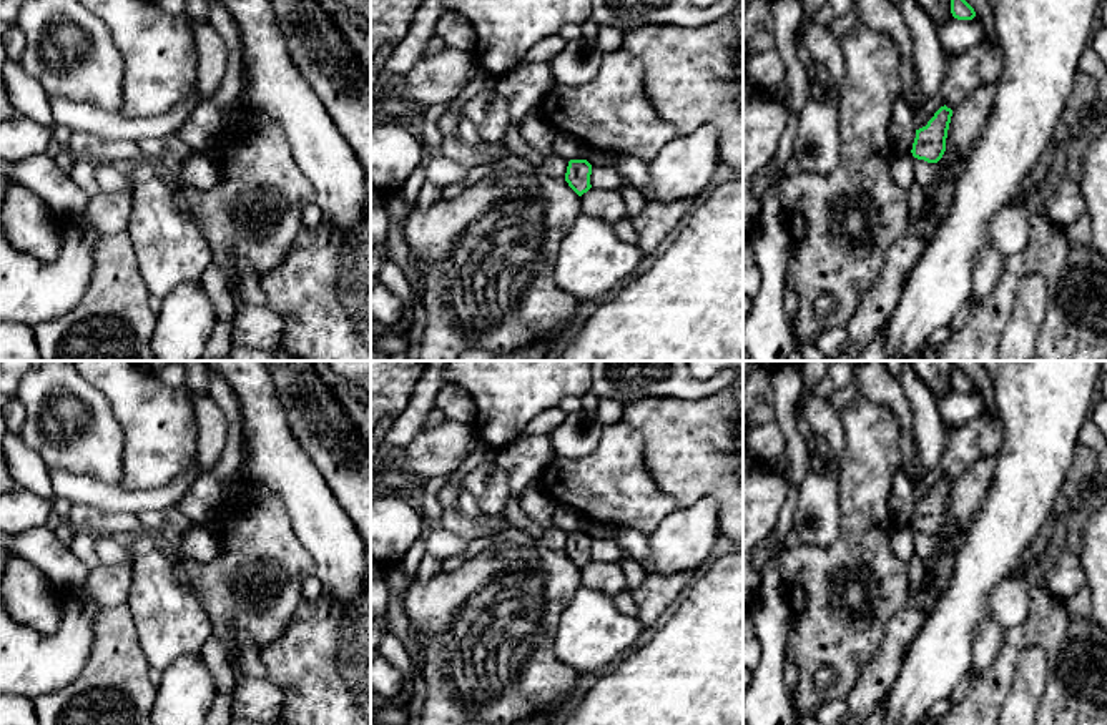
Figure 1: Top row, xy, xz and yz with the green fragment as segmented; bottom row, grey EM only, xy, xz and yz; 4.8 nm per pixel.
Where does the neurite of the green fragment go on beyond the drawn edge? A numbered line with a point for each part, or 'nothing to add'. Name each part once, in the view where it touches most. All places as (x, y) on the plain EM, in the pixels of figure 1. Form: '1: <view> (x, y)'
nothing to add

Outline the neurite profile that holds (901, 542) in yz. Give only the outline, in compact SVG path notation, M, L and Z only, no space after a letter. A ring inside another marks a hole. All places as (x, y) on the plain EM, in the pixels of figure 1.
M896 525L889 539L891 552L903 562L914 555L914 529L913 525Z

